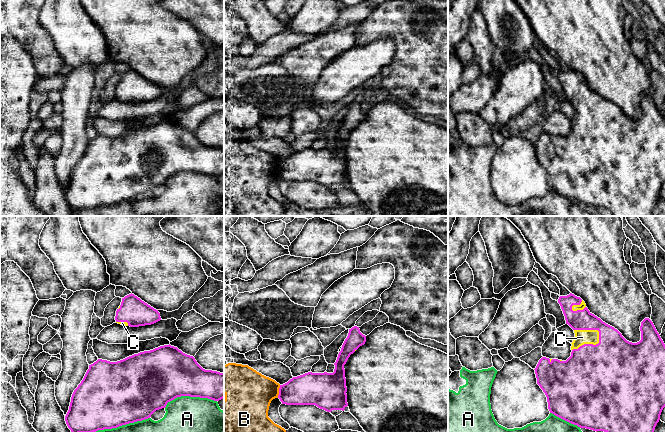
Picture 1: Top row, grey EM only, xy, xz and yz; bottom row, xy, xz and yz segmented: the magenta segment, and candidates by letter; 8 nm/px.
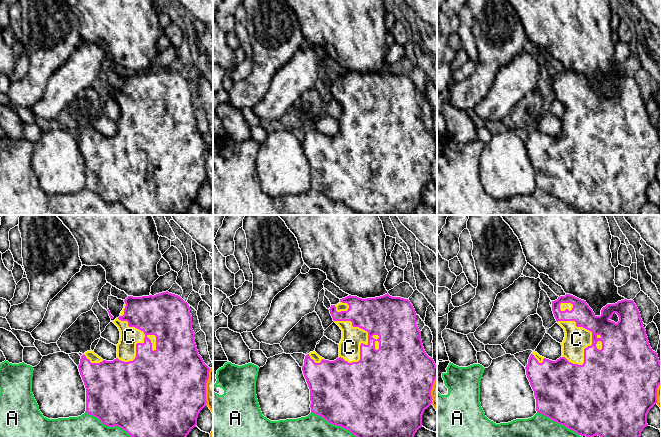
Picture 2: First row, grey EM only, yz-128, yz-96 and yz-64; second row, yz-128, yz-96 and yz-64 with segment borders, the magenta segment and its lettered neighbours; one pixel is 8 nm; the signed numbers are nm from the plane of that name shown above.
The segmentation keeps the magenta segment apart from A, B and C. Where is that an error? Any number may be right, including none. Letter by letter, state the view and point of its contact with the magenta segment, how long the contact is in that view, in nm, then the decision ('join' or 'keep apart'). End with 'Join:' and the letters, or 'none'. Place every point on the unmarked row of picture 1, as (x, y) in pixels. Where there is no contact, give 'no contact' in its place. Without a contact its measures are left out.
A: meets magenta in xy at (189, 171); contact 420 nm long; keep apart
B: meets magenta in xz at (279, 167); contact 110 nm long; keep apart
C: meets magenta in yz at (590, 120); contact 280 nm long; join
Join: C

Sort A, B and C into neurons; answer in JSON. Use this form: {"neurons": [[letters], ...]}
{"neurons": [["A"], ["B"], ["C"]]}

